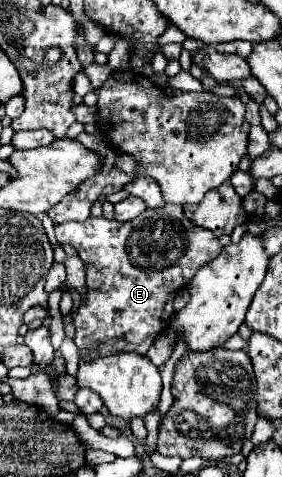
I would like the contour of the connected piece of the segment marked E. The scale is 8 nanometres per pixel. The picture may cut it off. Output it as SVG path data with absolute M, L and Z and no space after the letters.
M177 205L145 209L137 219L125 223L117 219L109 221L105 217L89 217L83 223L55 225L55 237L61 243L73 245L79 251L81 261L85 263L89 293L73 315L73 323L77 327L75 343L85 359L91 359L95 351L101 351L103 355L119 351L133 351L145 355L155 337L167 329L175 313L173 299L177 291L181 287L187 287L199 267L215 259L223 249L209 229L189 223L189 219L185 219L183 207Z

